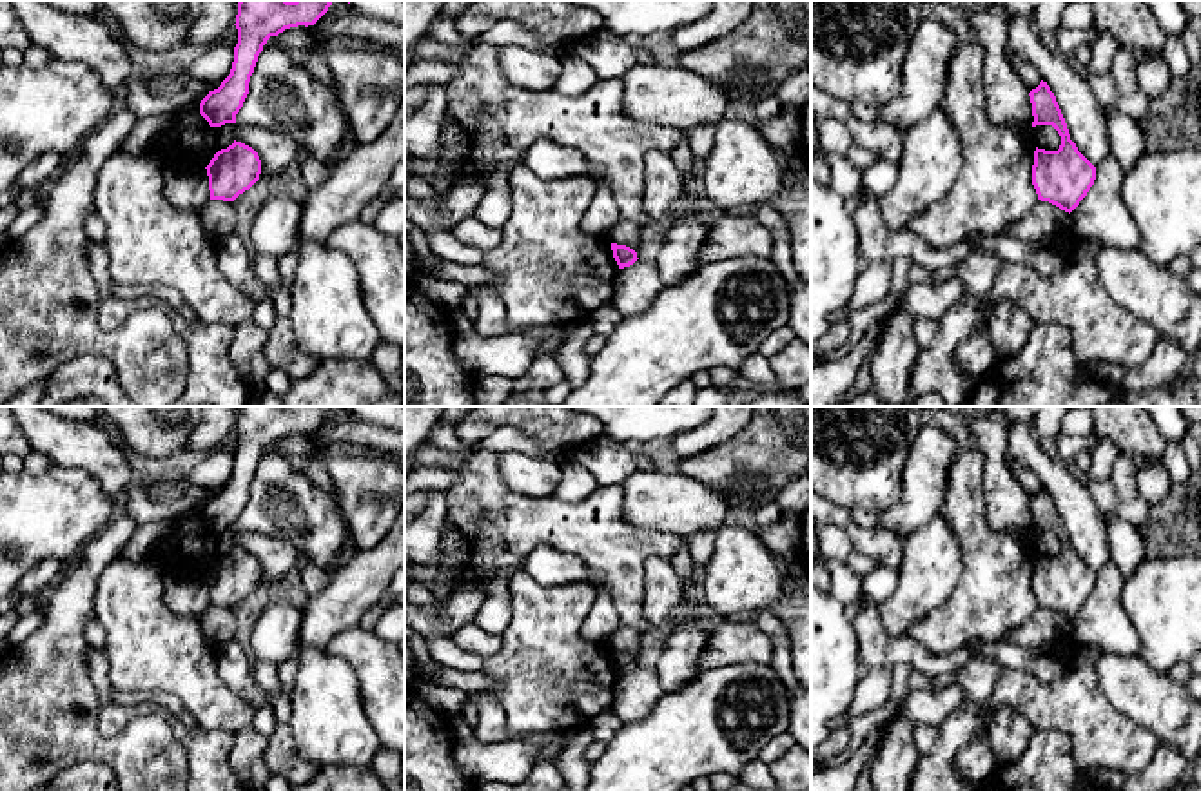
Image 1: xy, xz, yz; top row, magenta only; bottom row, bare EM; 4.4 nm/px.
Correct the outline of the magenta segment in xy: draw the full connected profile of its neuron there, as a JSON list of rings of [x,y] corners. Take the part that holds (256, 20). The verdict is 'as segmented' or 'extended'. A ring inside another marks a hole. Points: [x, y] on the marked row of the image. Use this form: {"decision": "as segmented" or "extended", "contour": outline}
{"decision": "as segmented", "contour": [[[239,0],[234,24],[238,44],[230,74],[200,103],[200,114],[209,125],[236,123],[258,56],[270,36],[290,27],[314,25],[330,5],[330,0]]]}

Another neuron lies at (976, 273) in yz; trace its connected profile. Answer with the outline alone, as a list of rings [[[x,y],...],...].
[[[978,250],[967,256],[956,267],[938,270],[934,274],[934,279],[958,279],[965,287],[967,294],[974,296],[980,303],[987,305],[994,276],[1000,270],[1001,263],[1003,259],[998,254]]]

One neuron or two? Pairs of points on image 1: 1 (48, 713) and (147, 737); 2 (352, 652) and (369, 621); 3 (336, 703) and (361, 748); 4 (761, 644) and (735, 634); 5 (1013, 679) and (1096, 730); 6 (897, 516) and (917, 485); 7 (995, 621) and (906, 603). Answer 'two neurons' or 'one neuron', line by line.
1: one neuron
2: two neurons
3: one neuron
4: one neuron
5: one neuron
6: one neuron
7: two neurons

